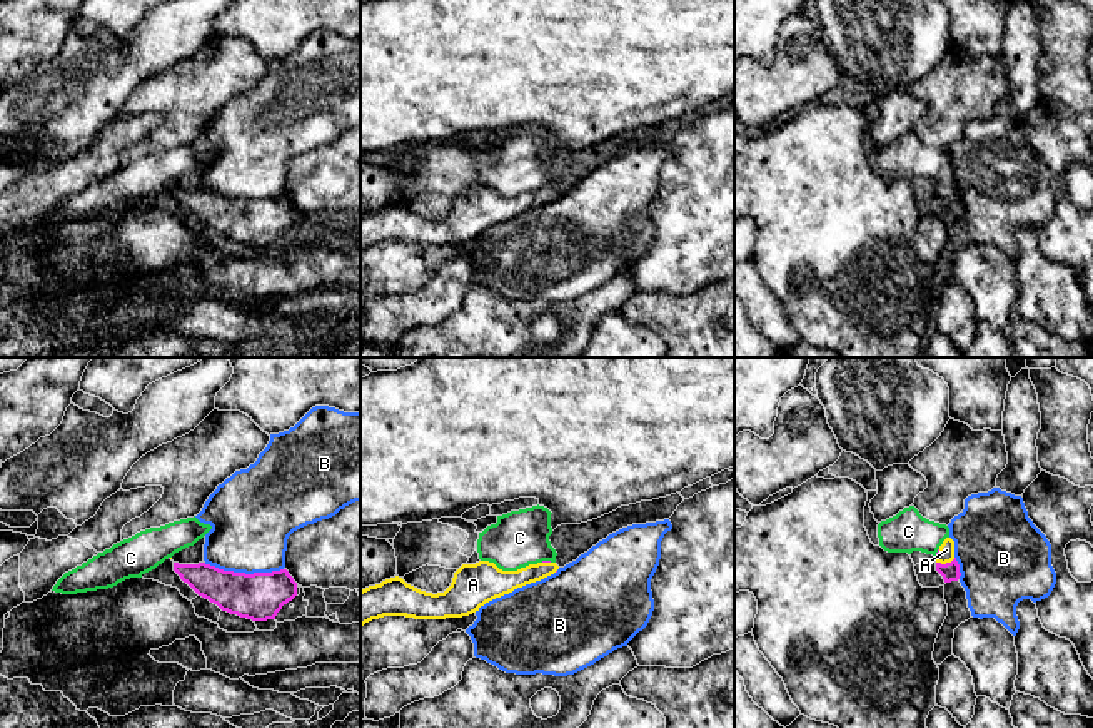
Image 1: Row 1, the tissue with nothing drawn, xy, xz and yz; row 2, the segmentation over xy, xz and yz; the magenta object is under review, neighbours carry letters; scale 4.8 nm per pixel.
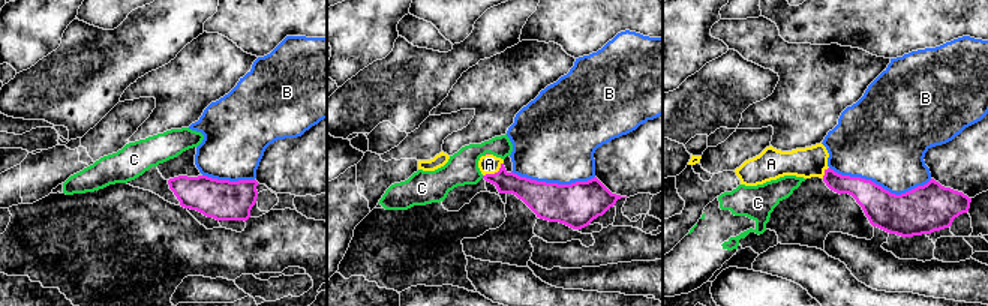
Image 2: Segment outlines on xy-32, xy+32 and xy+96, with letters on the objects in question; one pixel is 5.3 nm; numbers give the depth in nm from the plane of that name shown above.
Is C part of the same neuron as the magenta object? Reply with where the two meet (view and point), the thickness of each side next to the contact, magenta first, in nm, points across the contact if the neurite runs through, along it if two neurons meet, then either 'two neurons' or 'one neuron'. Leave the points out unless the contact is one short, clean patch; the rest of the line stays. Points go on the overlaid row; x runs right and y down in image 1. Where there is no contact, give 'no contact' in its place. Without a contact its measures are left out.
xz (546, 561) | 20/280 nm | along xz (541, 561), (551, 561) | two neurons

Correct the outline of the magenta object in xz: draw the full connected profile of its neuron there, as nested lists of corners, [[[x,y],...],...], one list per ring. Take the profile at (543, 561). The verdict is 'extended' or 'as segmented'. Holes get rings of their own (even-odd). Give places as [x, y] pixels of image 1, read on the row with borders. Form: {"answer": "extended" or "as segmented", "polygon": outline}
{"answer": "extended", "polygon": [[[542,561],[517,571],[502,571],[494,563],[462,564],[444,593],[426,593],[395,576],[360,591],[360,626],[384,616],[414,619],[462,618],[479,611],[486,603],[517,588],[541,581],[559,569]]]}

